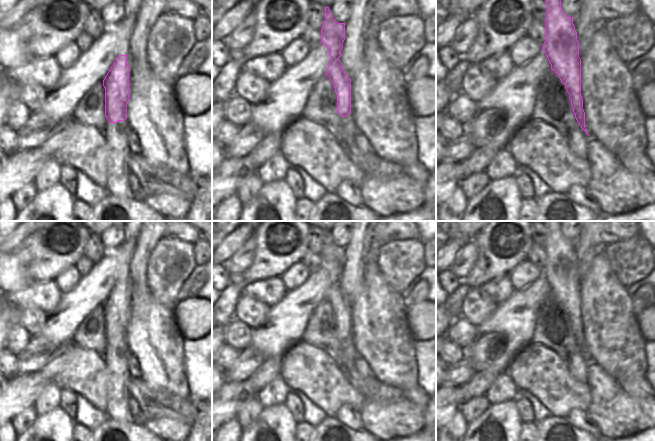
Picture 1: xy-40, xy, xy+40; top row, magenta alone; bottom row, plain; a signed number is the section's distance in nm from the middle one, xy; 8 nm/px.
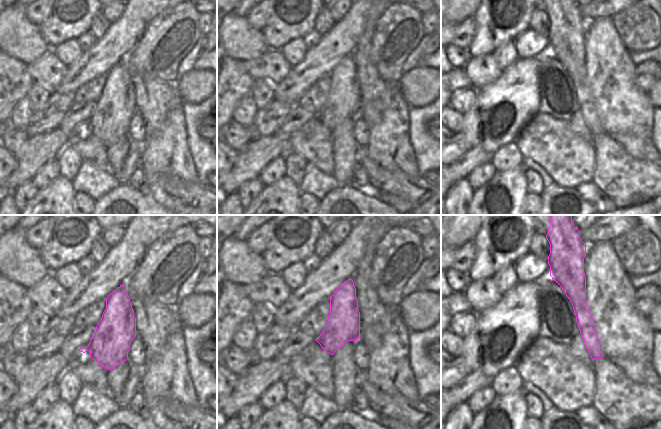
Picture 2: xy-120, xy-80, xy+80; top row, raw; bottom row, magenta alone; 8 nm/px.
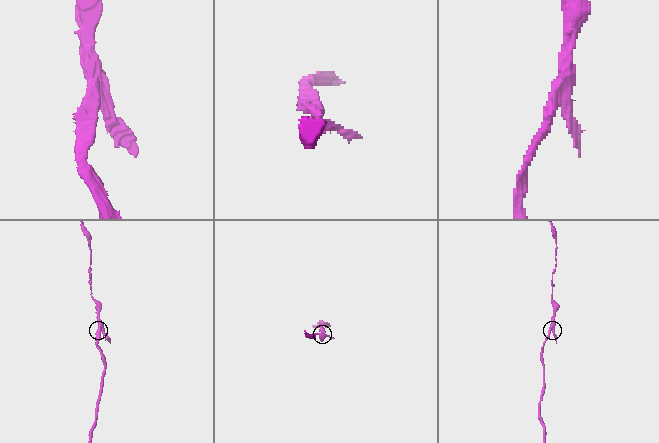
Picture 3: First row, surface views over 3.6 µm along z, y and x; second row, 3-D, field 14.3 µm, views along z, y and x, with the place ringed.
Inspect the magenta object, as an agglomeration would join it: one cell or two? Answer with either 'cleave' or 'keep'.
cleave

